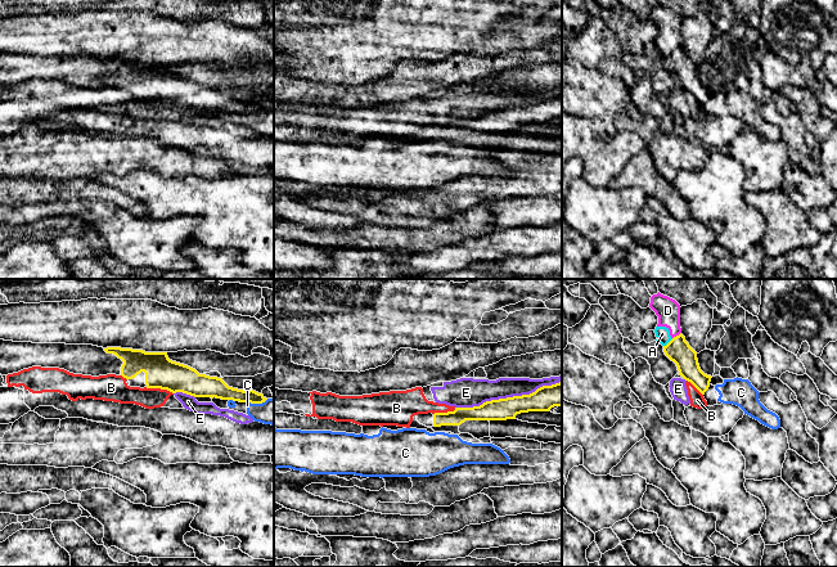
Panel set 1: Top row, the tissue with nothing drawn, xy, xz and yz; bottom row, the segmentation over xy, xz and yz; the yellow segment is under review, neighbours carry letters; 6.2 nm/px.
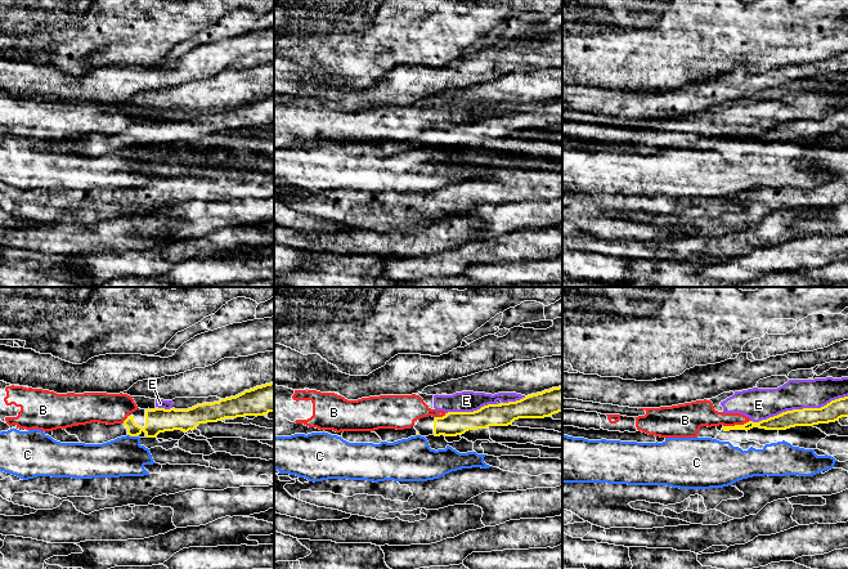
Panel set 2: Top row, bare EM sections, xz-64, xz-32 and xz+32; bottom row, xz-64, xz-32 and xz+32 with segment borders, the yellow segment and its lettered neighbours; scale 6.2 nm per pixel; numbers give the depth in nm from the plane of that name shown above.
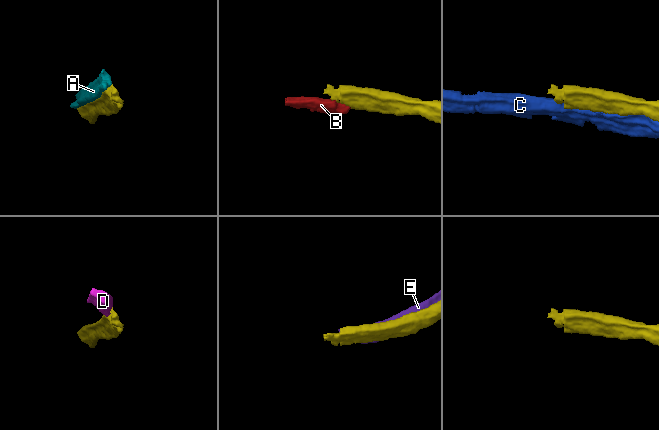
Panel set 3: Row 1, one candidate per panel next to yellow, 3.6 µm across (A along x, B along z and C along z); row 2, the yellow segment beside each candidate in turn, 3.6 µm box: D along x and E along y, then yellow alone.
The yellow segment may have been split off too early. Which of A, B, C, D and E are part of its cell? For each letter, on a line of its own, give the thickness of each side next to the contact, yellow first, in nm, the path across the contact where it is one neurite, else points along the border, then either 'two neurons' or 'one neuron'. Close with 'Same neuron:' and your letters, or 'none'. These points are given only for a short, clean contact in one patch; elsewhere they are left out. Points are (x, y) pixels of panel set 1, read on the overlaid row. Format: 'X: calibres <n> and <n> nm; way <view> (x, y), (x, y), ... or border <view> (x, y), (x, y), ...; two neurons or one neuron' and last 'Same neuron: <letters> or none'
A: calibres 160 and 90 nm; two neurons
B: calibres 200 and 130 nm; two neurons
C: calibres 110 and 160 nm; two neurons
D: calibres 160 and 150 nm; two neurons
E: calibres 150 and 180 nm; two neurons
Same neuron: none

